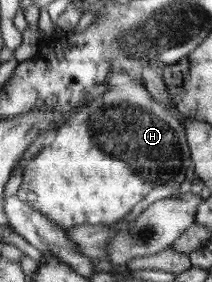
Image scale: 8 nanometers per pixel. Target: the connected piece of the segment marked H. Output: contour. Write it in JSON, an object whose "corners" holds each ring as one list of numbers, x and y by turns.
{"corners":[[113,67,109,89,103,95,87,102,57,130,50,147,43,149,29,161,18,196,35,210,47,215,66,230,79,225,109,225,119,222,135,210,135,206,151,192,151,182,184,186,187,171,192,170,193,159,186,128,163,104,153,98,141,72,129,72]]}

